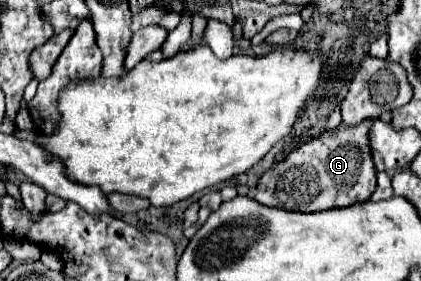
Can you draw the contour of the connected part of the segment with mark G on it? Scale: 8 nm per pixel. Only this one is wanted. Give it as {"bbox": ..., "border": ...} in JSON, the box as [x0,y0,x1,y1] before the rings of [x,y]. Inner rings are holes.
{"bbox":[255,119,377,213],"border":[[[365,119],[359,125],[341,123],[339,127],[335,127],[331,131],[323,131],[319,137],[313,137],[311,141],[303,143],[301,147],[291,151],[283,161],[275,163],[275,169],[271,169],[271,173],[265,173],[261,177],[255,199],[267,207],[279,207],[279,209],[287,209],[287,211],[301,209],[305,213],[333,209],[333,207],[347,207],[347,205],[353,205],[359,201],[367,201],[377,185],[377,169],[375,169],[375,161],[371,161],[371,143],[369,143],[369,129],[373,123],[375,123],[375,119]],[[291,173],[293,173],[293,183],[295,183],[295,173],[303,175],[303,193],[301,193],[301,187],[293,187],[291,181],[287,183],[287,189],[285,189],[287,175],[291,175]]]}

